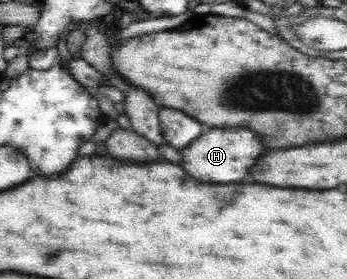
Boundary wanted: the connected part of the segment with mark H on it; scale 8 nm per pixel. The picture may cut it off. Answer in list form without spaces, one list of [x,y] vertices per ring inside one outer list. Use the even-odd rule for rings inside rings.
[[[206,129],[202,136],[192,140],[189,146],[179,150],[180,167],[187,176],[203,183],[227,184],[247,181],[246,172],[253,161],[267,148],[260,143],[253,131],[245,129]]]

